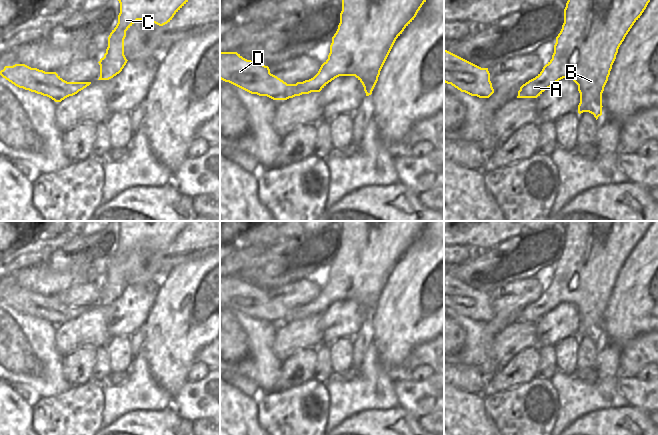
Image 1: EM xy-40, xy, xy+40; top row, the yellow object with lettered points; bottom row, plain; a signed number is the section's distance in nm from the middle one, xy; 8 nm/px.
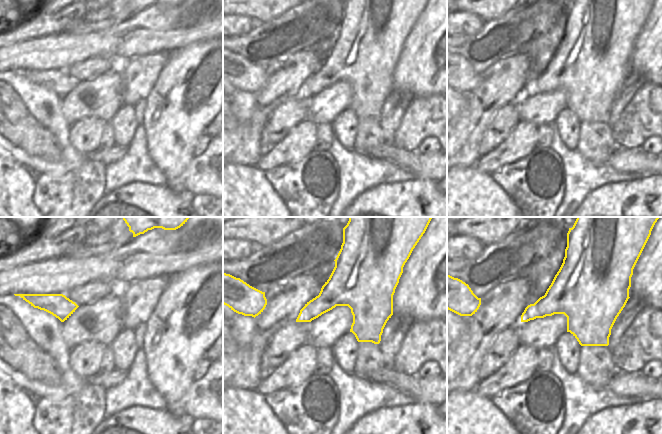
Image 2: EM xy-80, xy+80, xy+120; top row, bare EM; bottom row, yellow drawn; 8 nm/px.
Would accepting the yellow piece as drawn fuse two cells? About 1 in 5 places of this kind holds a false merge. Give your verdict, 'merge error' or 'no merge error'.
merge error

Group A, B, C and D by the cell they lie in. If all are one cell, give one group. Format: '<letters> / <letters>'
A B C / D

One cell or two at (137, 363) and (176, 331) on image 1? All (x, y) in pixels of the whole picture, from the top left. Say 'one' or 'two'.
two

